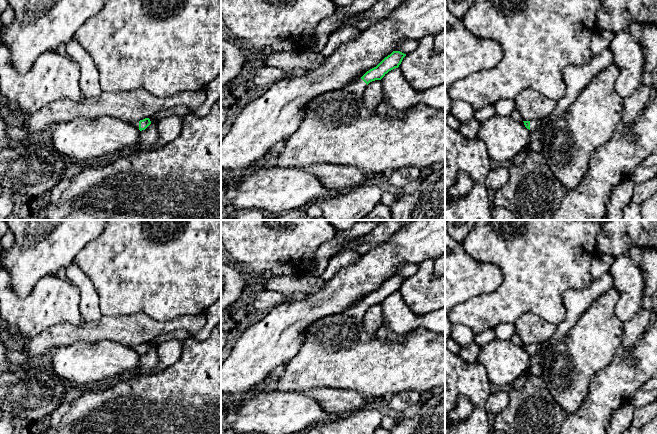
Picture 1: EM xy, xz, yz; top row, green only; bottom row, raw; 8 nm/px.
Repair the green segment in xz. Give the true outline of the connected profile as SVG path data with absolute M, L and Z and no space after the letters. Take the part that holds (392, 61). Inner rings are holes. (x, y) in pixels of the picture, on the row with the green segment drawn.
M393 51L352 84L313 98L299 127L287 138L285 147L276 157L276 166L303 168L320 163L354 166L369 175L382 175L387 169L423 168L445 163L445 110L418 104L404 116L390 117L382 107L372 113L365 106L363 94L366 86L398 68L405 56L400 51Z

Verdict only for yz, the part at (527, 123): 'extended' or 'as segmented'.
extended

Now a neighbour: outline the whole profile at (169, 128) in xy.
M169 116L157 121L157 129L159 132L159 144L157 149L165 147L169 142L177 138L183 125L183 118L180 116Z

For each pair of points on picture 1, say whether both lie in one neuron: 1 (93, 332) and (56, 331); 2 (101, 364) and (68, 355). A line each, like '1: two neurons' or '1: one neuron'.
1: one neuron
2: one neuron

